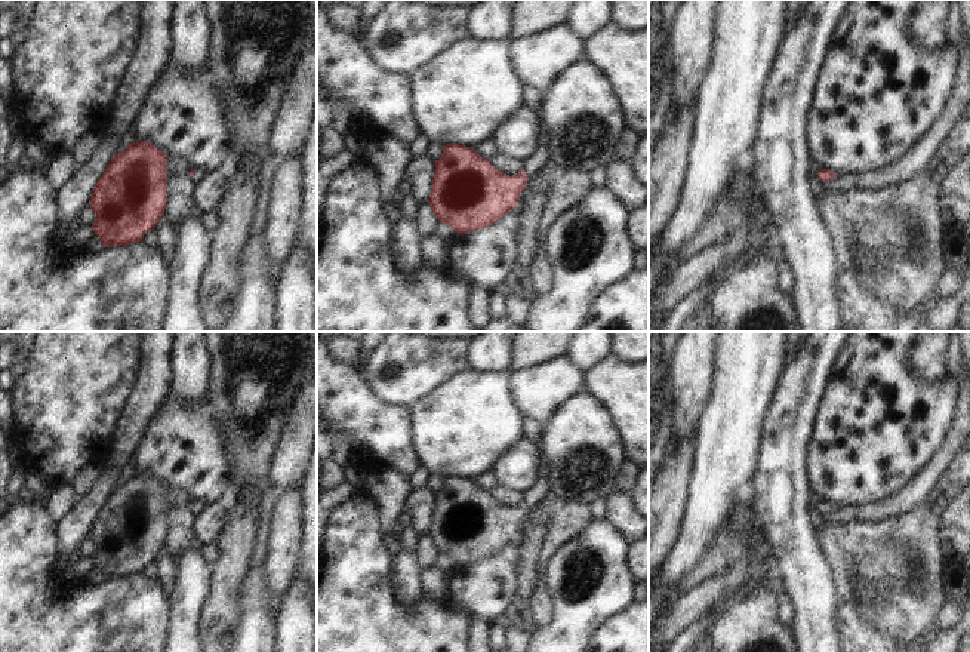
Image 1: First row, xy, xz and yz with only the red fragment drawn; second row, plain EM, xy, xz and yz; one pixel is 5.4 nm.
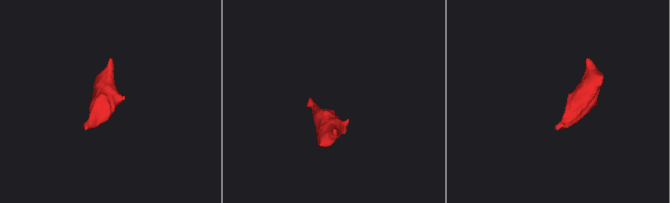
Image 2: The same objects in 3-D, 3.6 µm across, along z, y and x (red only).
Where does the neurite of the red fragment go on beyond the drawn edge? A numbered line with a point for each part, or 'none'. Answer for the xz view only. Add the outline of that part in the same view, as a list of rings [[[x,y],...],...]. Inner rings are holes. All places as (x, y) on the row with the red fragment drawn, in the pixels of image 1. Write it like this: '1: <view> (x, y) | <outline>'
1: xz (538, 159) | [[[539,122],[539,133],[536,139],[535,151],[523,160],[521,170],[527,172],[527,179],[533,178],[549,160],[549,151],[546,144],[546,133]]]

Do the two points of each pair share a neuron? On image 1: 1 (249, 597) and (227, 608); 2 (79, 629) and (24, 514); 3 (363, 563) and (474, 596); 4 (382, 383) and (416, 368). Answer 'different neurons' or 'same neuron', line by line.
1: different neurons
2: same neuron
3: different neurons
4: same neuron

